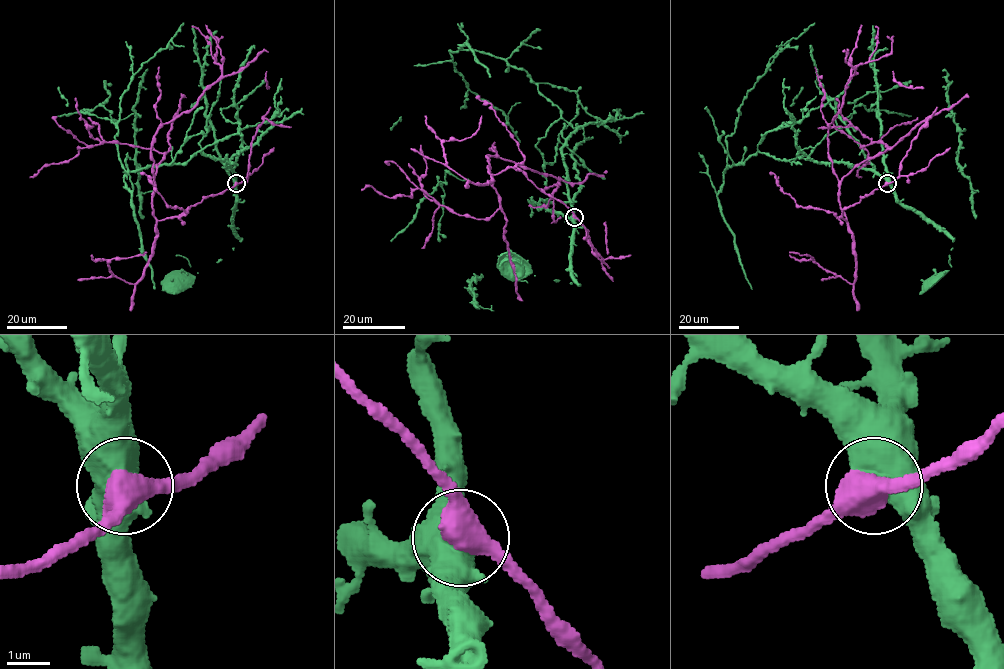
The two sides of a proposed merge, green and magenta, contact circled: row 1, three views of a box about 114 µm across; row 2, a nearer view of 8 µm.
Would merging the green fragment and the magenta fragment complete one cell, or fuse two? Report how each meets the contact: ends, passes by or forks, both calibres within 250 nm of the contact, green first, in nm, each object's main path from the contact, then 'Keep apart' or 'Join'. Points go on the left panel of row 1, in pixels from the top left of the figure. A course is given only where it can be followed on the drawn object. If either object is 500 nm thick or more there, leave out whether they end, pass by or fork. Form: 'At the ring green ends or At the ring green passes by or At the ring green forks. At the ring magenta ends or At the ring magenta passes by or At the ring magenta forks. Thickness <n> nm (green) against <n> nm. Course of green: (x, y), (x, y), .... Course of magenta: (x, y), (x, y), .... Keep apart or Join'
Thickness 750 nm (green) against 500 nm. Course of green: (236, 183), (233, 103), (221, 114), (239, 131), (185, 162), (126, 171), (118, 156), (121, 97), (183, 22). Course of magenta: (236, 183), (158, 220), (154, 181), (164, 155), (149, 148), (101, 142), (30, 177). Join

